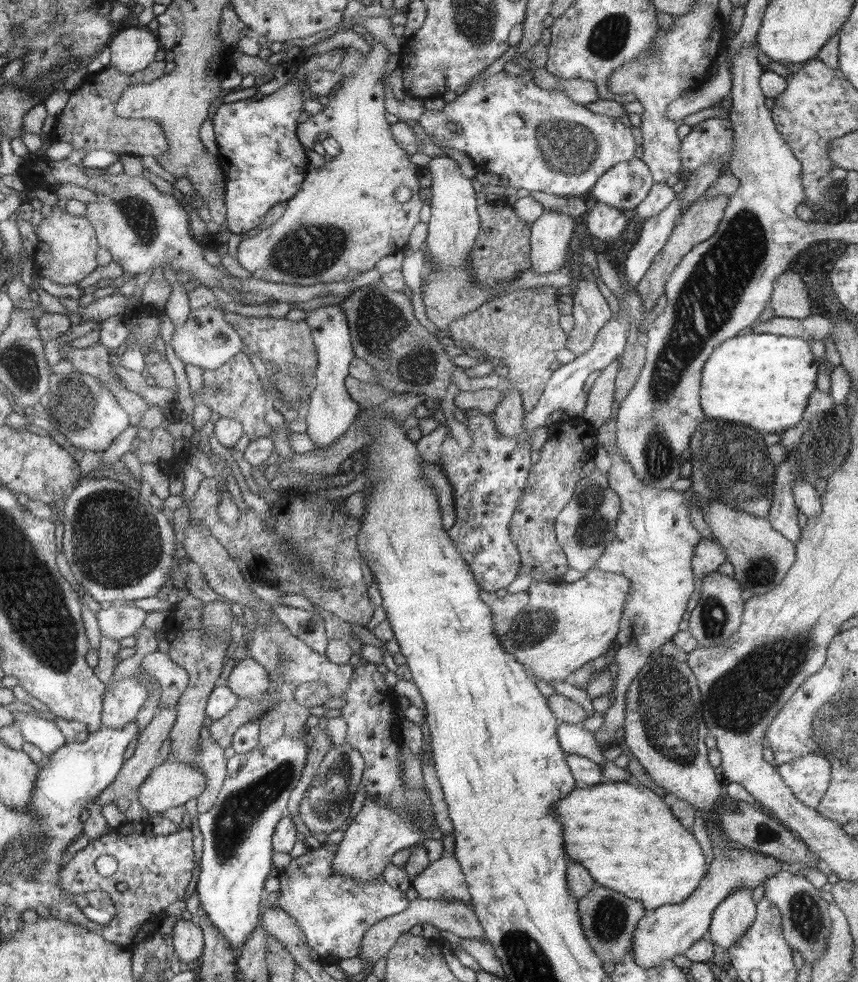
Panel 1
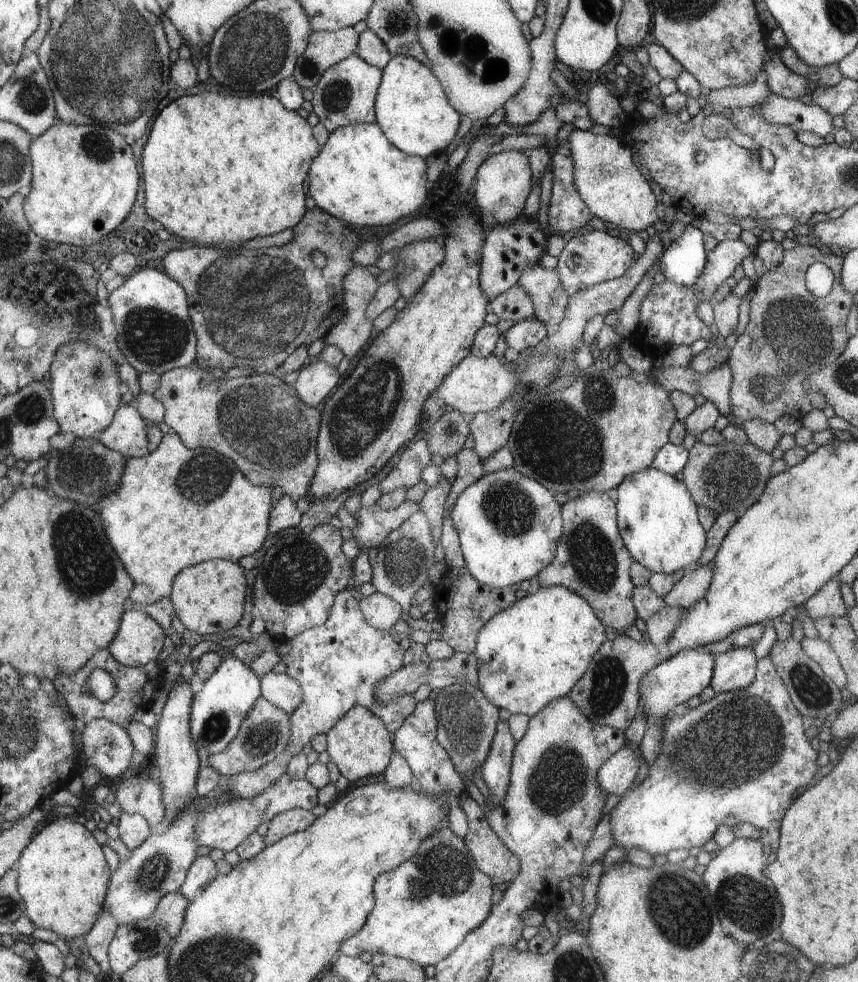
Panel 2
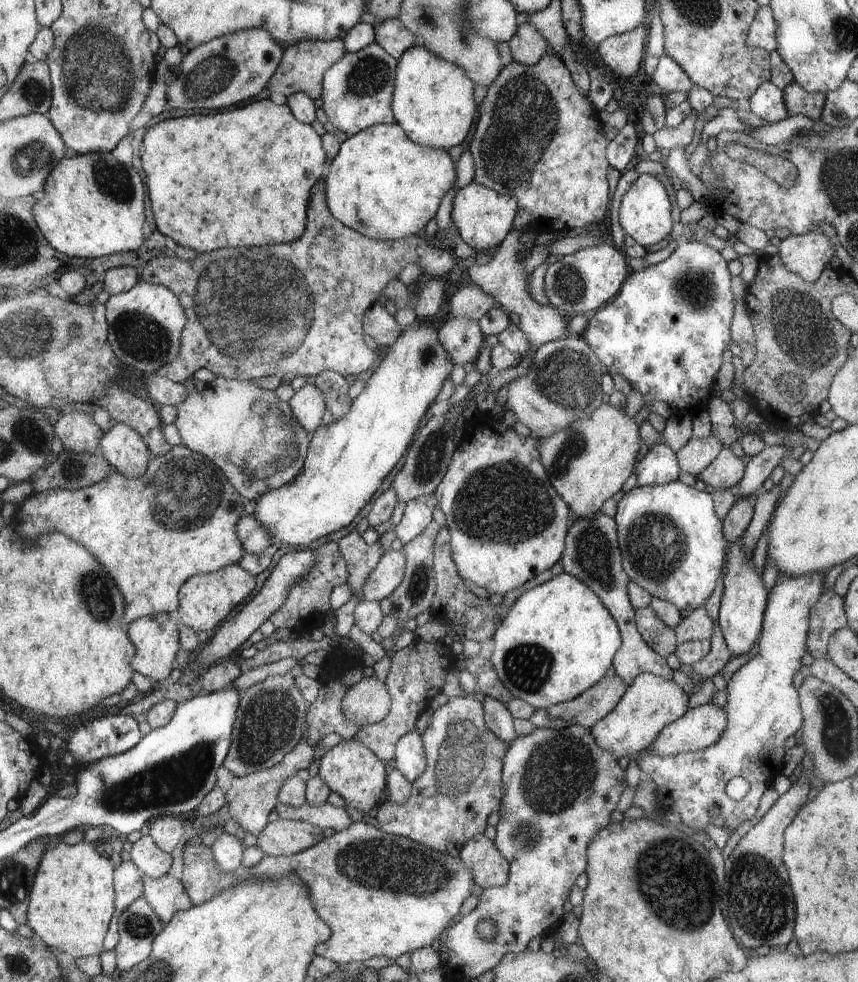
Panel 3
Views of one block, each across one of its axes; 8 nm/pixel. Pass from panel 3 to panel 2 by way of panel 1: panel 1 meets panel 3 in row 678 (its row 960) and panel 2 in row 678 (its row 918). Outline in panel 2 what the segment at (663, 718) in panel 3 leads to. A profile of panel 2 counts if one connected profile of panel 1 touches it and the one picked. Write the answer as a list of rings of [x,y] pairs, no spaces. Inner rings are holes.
[[[705,649],[682,650],[666,662],[659,663],[640,680],[639,698],[644,700],[644,712],[647,718],[668,717],[673,709],[686,703],[693,696],[698,696],[711,685],[715,674],[716,654]]]

